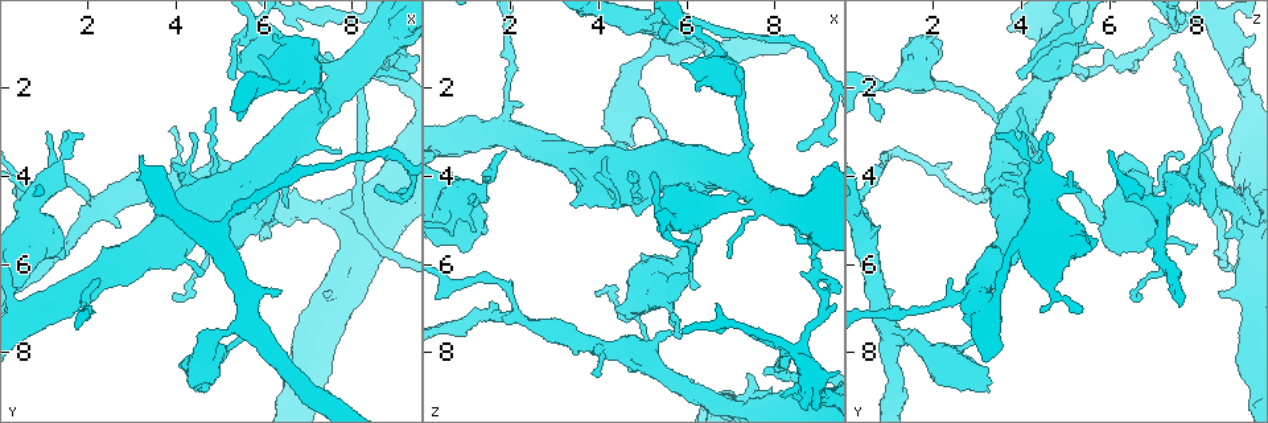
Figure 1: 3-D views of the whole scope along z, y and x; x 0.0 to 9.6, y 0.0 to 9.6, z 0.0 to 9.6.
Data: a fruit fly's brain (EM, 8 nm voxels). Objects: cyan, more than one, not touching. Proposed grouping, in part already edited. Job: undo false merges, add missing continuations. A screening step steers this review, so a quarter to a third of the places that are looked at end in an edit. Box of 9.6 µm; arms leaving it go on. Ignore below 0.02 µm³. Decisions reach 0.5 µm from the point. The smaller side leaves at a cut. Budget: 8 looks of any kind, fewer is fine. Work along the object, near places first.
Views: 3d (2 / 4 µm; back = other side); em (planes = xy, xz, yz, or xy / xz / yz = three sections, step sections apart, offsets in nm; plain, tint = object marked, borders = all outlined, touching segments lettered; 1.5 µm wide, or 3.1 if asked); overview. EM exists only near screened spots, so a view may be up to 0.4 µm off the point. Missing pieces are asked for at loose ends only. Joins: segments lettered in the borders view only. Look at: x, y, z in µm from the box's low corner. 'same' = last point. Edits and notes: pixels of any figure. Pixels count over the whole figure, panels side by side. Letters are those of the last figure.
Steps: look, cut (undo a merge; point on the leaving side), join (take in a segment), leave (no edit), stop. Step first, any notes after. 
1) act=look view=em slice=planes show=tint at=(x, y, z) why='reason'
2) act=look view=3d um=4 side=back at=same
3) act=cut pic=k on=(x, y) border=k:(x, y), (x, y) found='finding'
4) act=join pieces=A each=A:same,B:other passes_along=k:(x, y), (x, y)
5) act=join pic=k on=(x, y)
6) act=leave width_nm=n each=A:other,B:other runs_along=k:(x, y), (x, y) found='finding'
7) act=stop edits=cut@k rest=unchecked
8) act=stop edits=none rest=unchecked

act=look view=3d um=2 at=(9.10, 1.20, 6.75) why='arms part here'

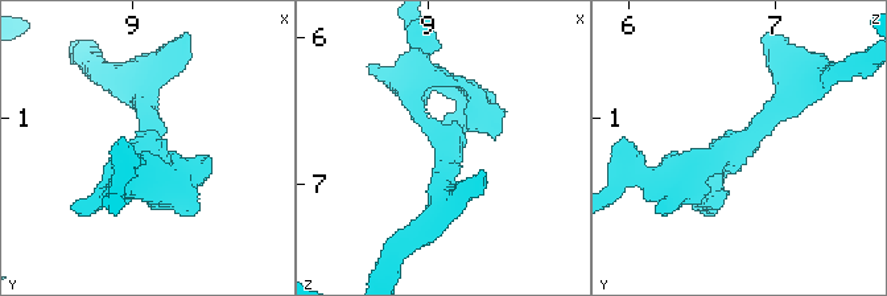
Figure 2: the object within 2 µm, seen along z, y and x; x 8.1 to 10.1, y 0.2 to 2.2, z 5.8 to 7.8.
act=look view=em slice=planes show=borders at=(9.14, 1.20, 6.80) why='shape alone is not enough'

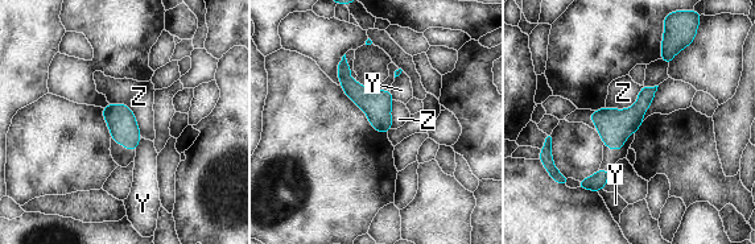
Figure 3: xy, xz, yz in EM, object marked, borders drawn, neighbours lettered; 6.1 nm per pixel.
act=leave each=Y:other,Z:other border=3:(110, 103), (128, 107), (141, 136) found='all the same cell'

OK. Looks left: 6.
act=look view=3d um=4 at=(7.40, 1.25, 7.50) why='end of a long branch'

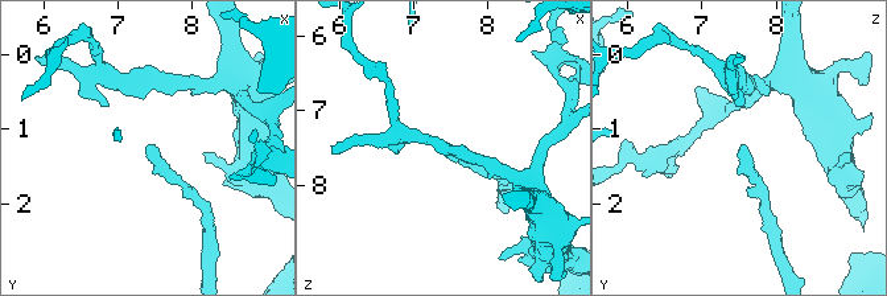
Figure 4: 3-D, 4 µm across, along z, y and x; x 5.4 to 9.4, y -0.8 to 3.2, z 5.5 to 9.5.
act=look view=em slice=yz step=8 show=tint at=(7.35, 1.25, 7.55) why='shape alone is not enough'

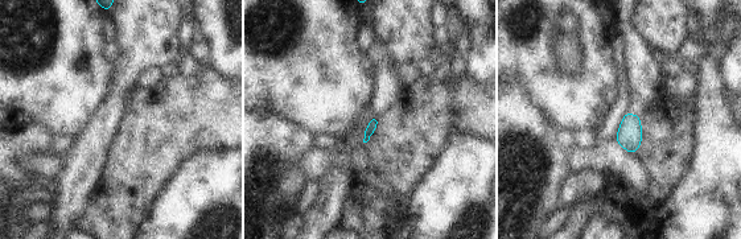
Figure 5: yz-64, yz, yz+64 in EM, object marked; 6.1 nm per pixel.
act=look view=em slice=planes show=borders at=same why='another direction'

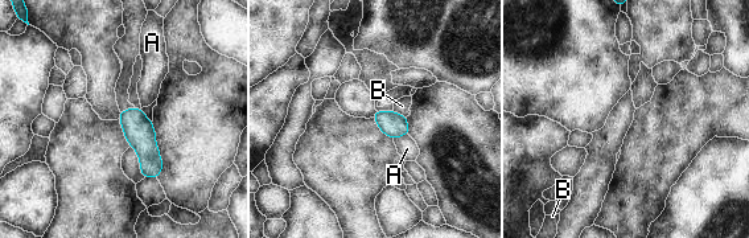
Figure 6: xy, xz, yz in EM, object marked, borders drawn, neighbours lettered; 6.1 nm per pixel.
act=leave each=A:other,B:other found='no lettered segment goes on from it'

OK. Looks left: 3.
act=look view=3d um=2 at=(1.35, 3.70, 4.20)

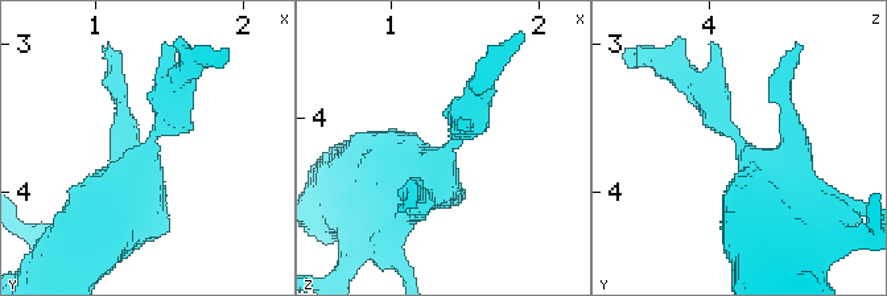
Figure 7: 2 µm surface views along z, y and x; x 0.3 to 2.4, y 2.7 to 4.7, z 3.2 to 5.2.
act=look view=em slice=yz step=4 show=borders at=(1.38, 3.62, 4.20)

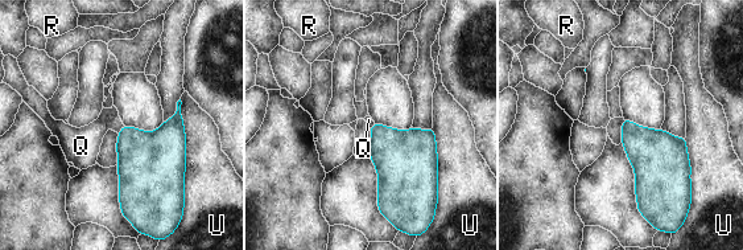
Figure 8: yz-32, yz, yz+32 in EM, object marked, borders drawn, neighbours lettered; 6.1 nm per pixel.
act=leave width_nm=100 each=Q:other,R:other,U:other found='continuous, no second cell'

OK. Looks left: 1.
act=stop edits=none rest=unchecked

